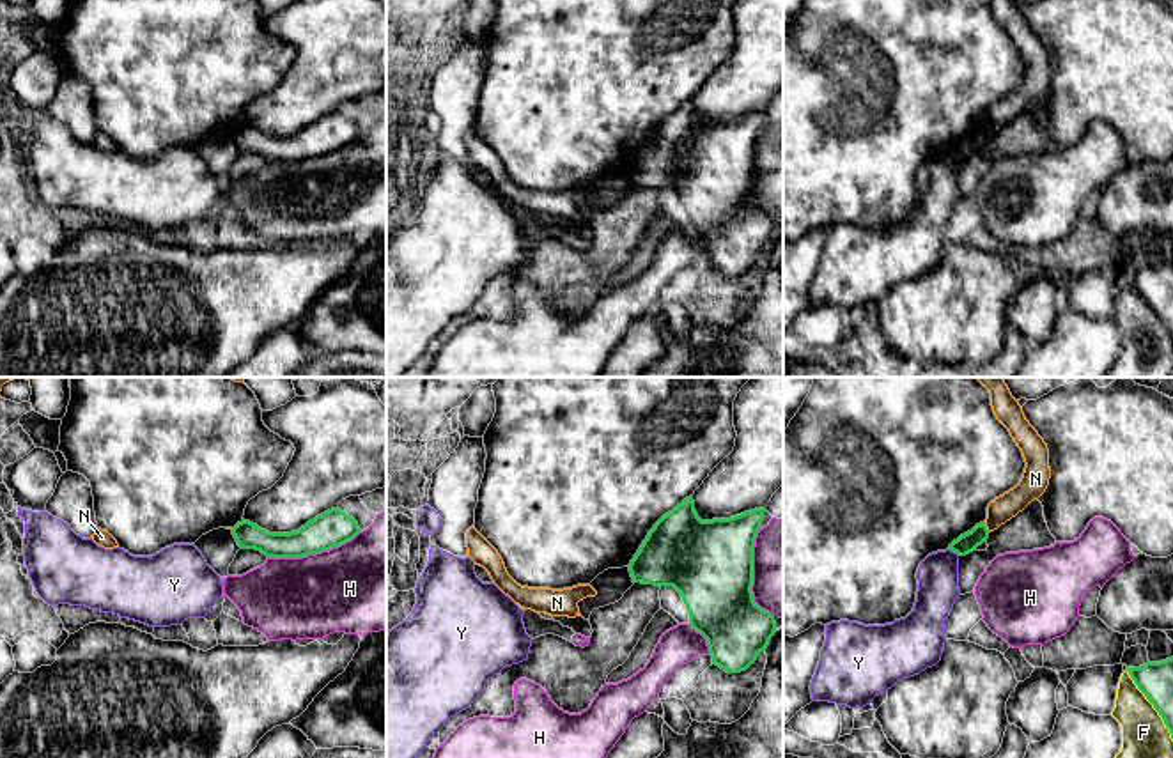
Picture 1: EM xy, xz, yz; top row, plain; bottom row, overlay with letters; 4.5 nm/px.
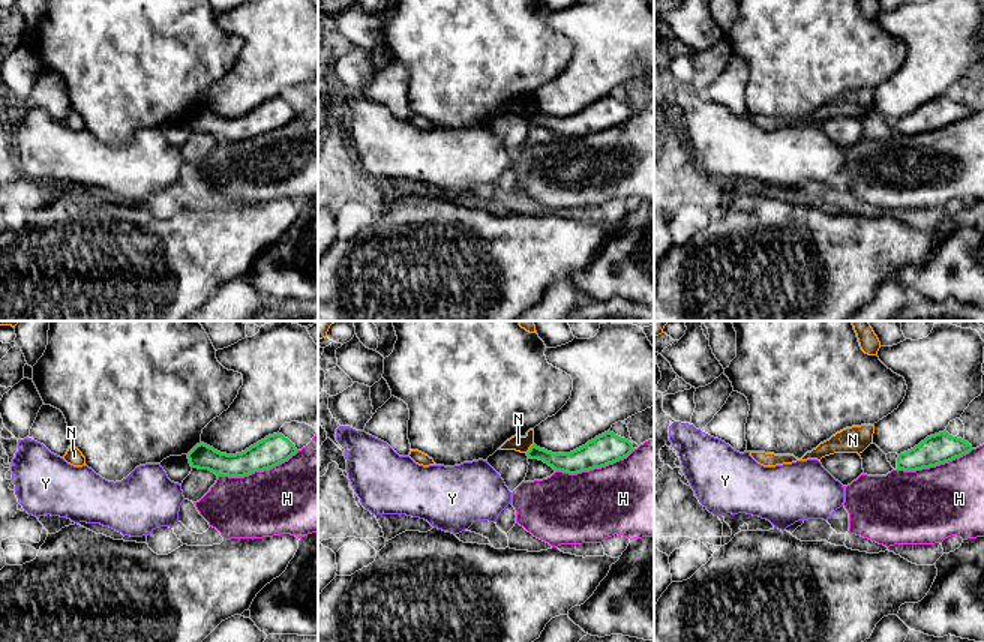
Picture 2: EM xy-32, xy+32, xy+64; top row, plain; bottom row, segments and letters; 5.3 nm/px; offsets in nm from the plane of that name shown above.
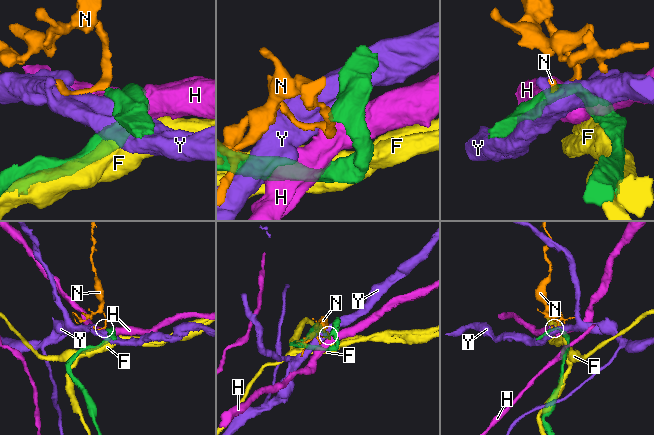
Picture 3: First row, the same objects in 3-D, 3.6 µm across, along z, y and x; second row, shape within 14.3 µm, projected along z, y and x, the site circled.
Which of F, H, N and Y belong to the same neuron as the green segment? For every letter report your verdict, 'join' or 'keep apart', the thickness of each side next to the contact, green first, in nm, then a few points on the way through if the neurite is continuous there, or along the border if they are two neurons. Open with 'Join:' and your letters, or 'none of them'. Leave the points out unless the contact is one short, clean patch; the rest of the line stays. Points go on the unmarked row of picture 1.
Join: none of them
F: keep apart; 160 nm thick on the green side, 240 nm on the other
H: keep apart; 160 nm thick on the green side, 420 nm on the other
N: keep apart; 90 nm thick on the green side, 120 nm on the other; border along yz (984, 126), (989, 135)
Y: keep apart; 90 nm thick on the green side, 190 nm on the other

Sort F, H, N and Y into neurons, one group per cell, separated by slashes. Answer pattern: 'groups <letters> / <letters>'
groups F / H / N / Y

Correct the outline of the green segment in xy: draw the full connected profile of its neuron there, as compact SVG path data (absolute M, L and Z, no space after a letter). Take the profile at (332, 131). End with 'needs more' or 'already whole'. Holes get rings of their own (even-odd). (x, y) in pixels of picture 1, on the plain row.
M331 112L291 136L269 136L245 122L232 131L241 152L255 152L268 161L303 161L330 154L360 135L358 126L340 112Z; already whole

